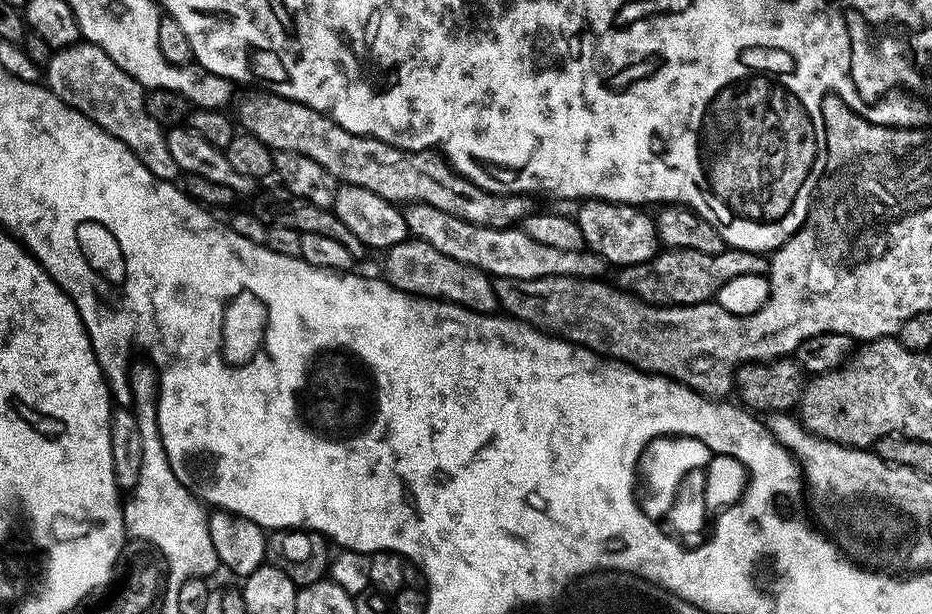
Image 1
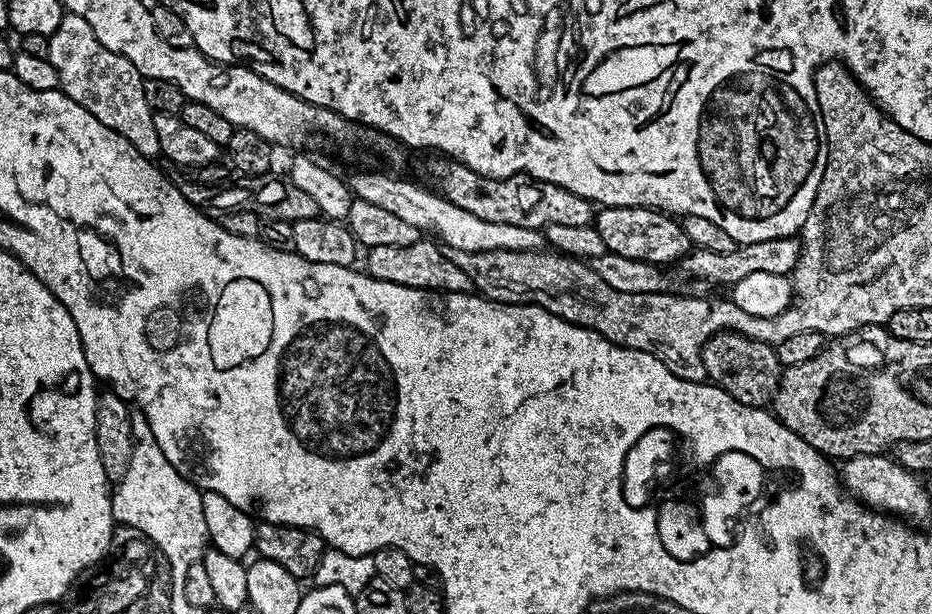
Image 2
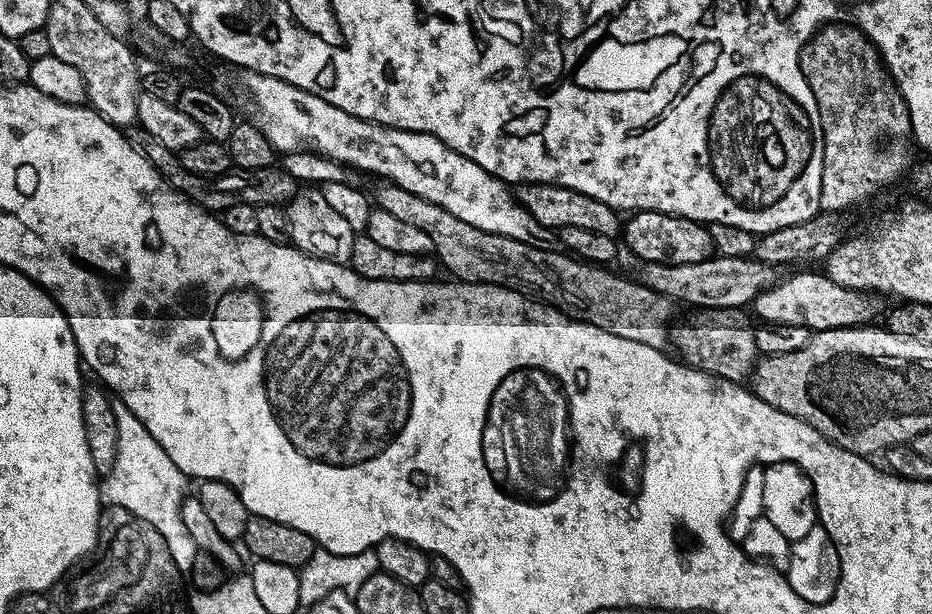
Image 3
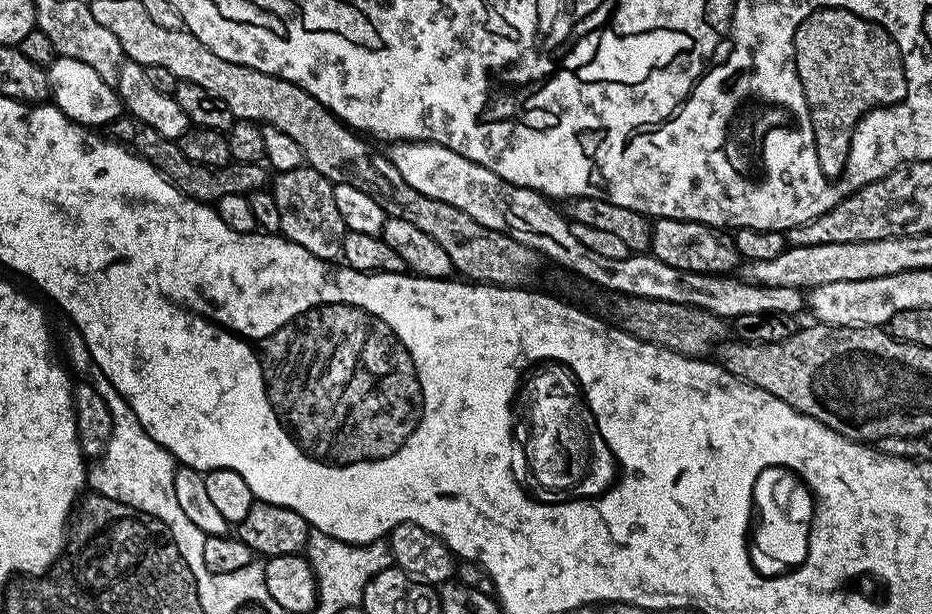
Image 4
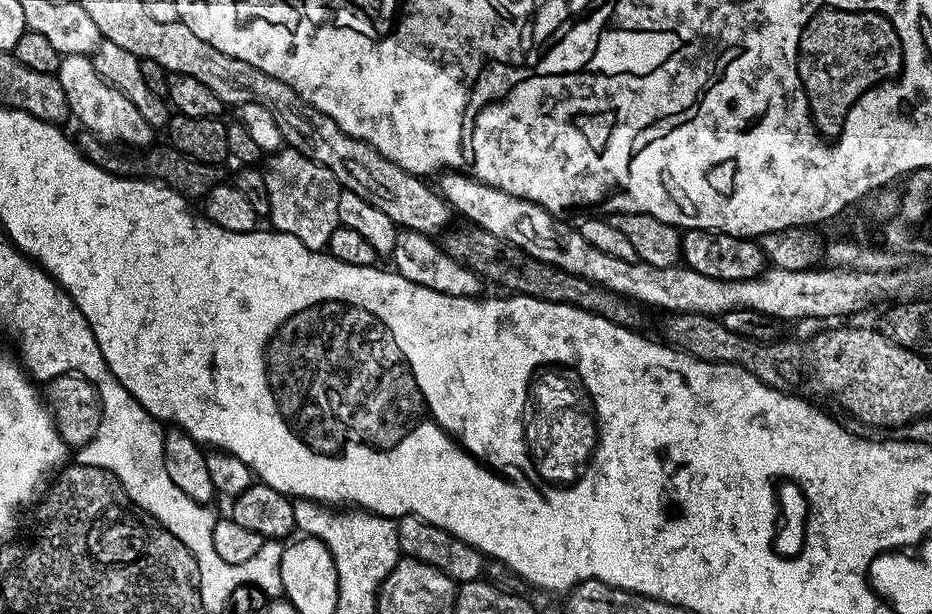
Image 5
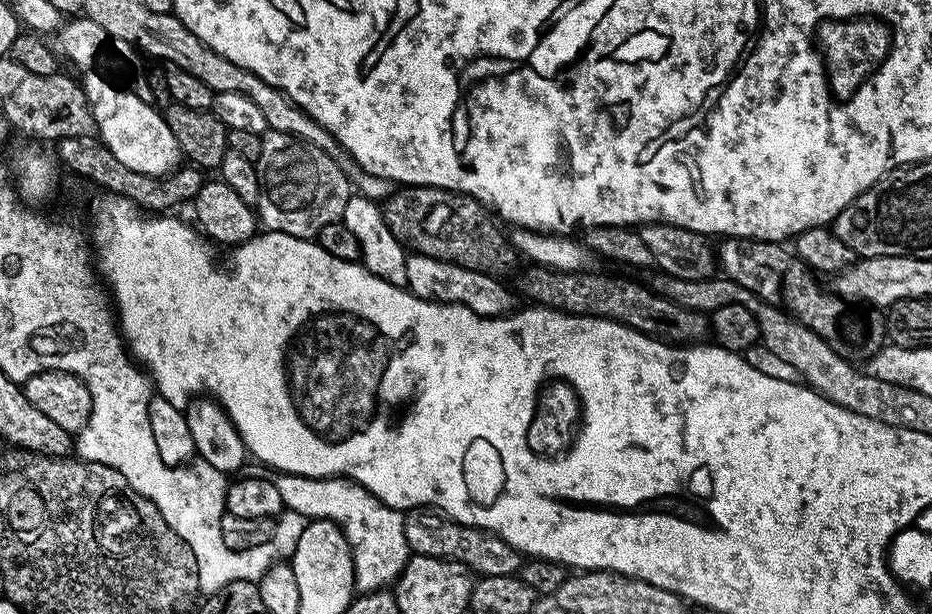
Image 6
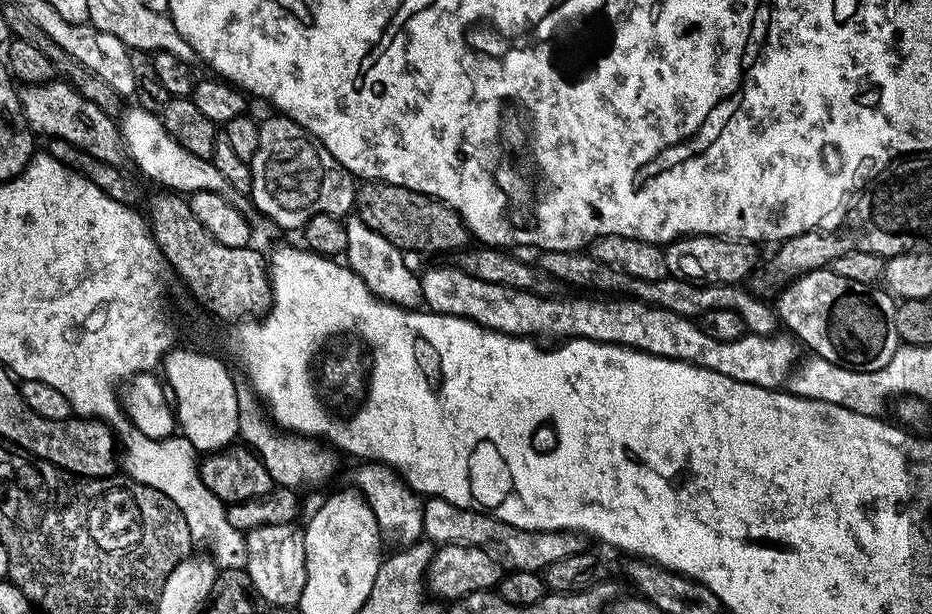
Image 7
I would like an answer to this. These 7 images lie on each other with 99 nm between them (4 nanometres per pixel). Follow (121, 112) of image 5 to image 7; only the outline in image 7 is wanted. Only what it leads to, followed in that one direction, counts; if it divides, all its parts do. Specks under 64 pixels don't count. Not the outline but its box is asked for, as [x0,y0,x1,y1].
[118,106,250,213]

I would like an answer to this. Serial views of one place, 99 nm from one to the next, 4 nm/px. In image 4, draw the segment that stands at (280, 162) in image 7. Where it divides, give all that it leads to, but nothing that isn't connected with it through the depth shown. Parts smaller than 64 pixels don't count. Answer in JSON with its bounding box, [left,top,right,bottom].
[270,166,346,262]

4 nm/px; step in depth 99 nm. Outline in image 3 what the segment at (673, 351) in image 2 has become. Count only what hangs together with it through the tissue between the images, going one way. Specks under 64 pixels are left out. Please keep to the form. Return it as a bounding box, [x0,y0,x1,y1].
[375,182,677,350]

